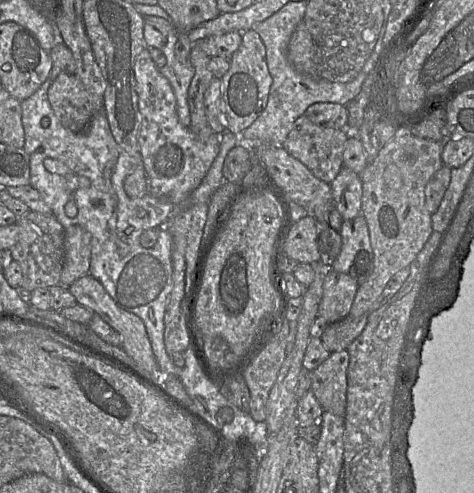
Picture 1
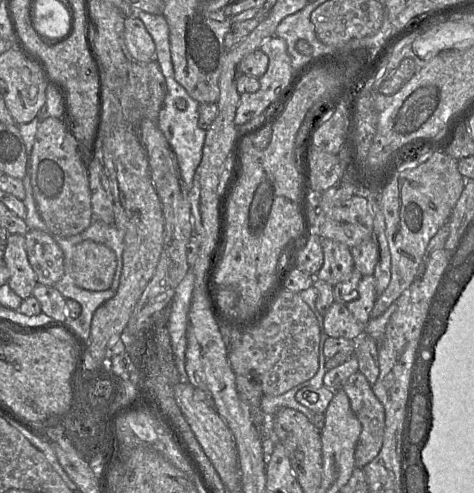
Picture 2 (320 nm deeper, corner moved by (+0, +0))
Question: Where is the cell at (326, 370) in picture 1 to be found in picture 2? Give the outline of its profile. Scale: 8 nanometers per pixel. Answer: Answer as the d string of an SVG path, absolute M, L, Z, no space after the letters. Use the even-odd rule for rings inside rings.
M357 371L343 386L350 406L360 422L361 432L355 448L355 467L363 468L379 453L385 427L385 411L365 376Z

